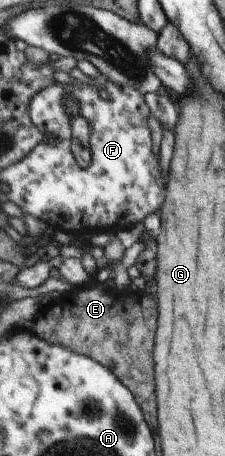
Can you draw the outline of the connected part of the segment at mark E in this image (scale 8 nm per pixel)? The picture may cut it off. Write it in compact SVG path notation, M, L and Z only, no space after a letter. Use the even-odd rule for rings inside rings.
M89 278L82 285L52 295L48 303L39 305L31 330L47 342L91 356L104 364L132 394L139 396L139 404L143 404L143 412L147 412L147 424L157 428L151 360L155 318L155 300L151 294L133 292L129 285L124 289L106 289L104 283L92 283Z

